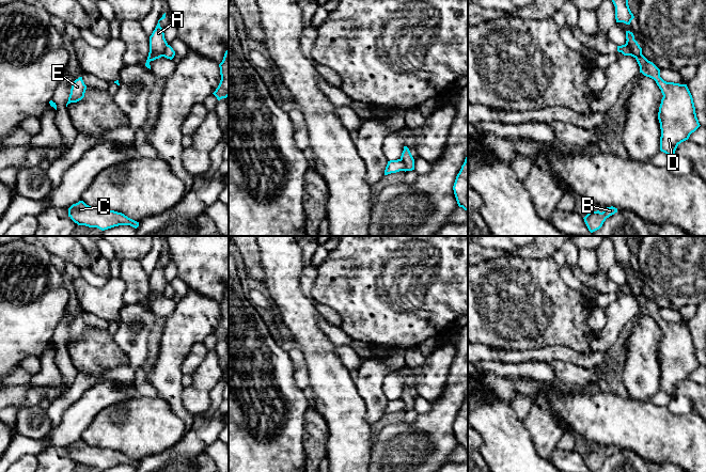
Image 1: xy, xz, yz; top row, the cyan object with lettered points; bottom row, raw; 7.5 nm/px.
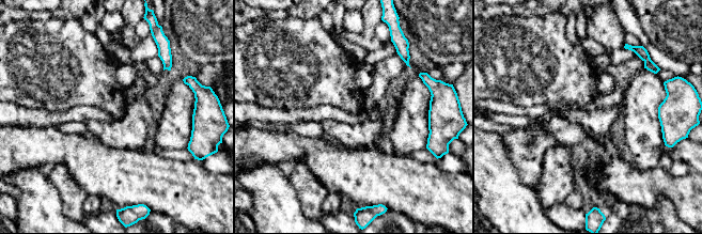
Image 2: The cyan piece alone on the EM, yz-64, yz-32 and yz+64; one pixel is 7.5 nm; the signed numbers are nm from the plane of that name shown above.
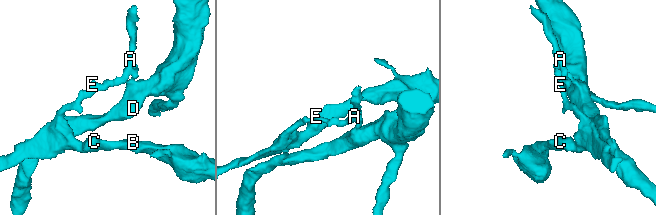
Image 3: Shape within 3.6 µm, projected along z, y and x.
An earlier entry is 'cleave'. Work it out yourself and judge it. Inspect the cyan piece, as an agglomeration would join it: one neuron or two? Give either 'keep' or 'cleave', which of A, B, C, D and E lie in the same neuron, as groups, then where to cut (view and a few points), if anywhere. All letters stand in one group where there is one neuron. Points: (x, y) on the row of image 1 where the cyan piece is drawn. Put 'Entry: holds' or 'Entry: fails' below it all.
cleave; groups A B C E / D; cut yz (626, 43), (634, 56), (641, 54)
Entry: holds

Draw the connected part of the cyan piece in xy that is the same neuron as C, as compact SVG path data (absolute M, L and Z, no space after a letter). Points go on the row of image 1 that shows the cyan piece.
M79 201L68 208L68 217L78 225L97 227L101 231L119 225L130 225L135 229L139 226L139 222L128 218L122 213L91 207L83 201Z

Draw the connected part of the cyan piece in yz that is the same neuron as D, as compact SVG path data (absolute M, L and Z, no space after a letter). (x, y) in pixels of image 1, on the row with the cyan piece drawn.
M627 44L617 46L617 51L633 57L640 66L640 73L654 79L661 90L663 97L658 112L660 151L673 158L677 146L701 126L687 84L664 81L660 77L660 69L643 54L634 57Z

